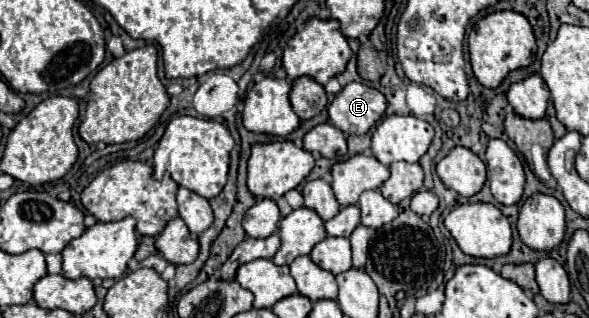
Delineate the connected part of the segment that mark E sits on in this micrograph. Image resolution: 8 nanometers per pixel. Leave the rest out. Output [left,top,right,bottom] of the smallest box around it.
[328,82,386,134]

